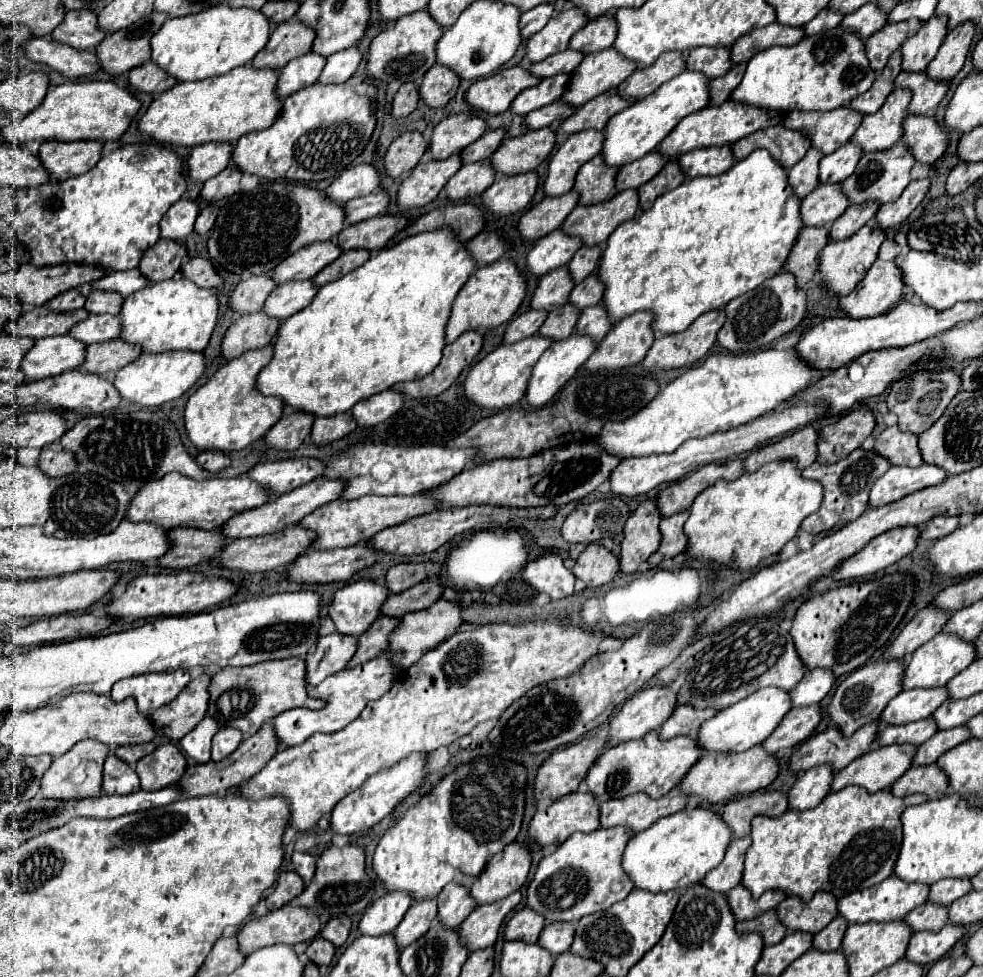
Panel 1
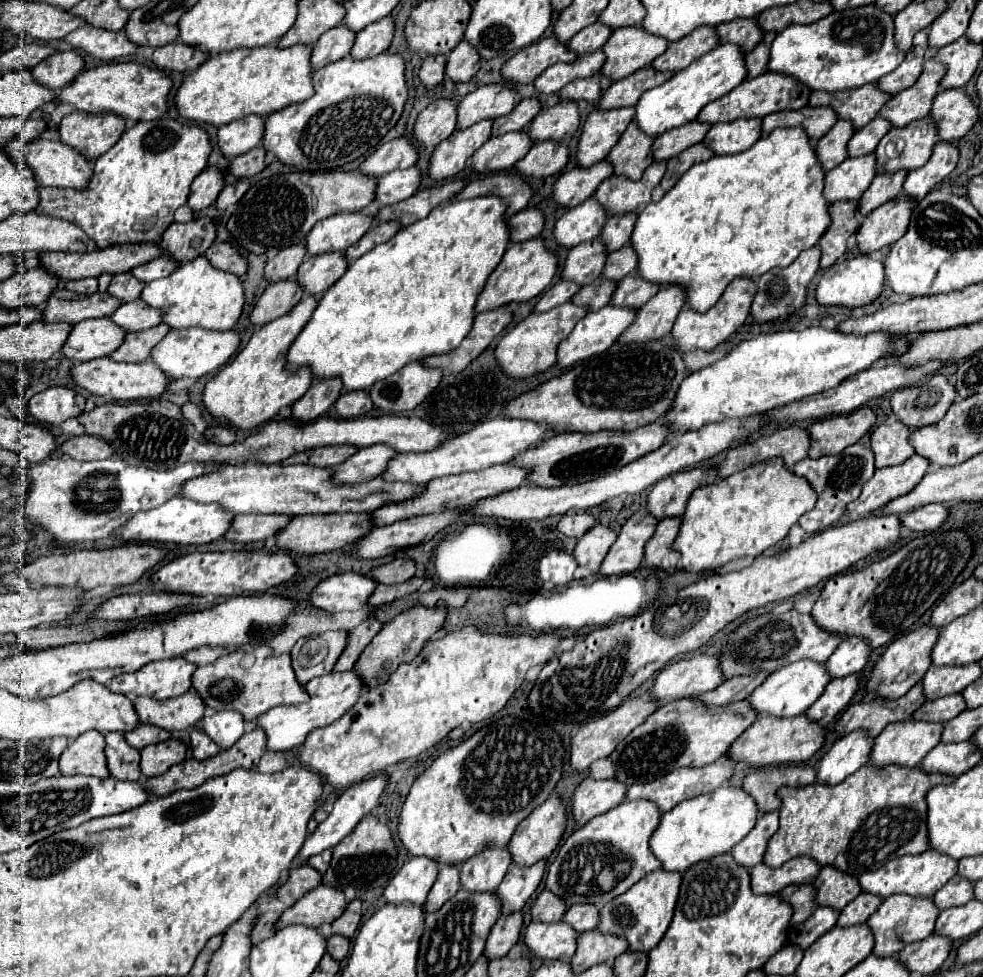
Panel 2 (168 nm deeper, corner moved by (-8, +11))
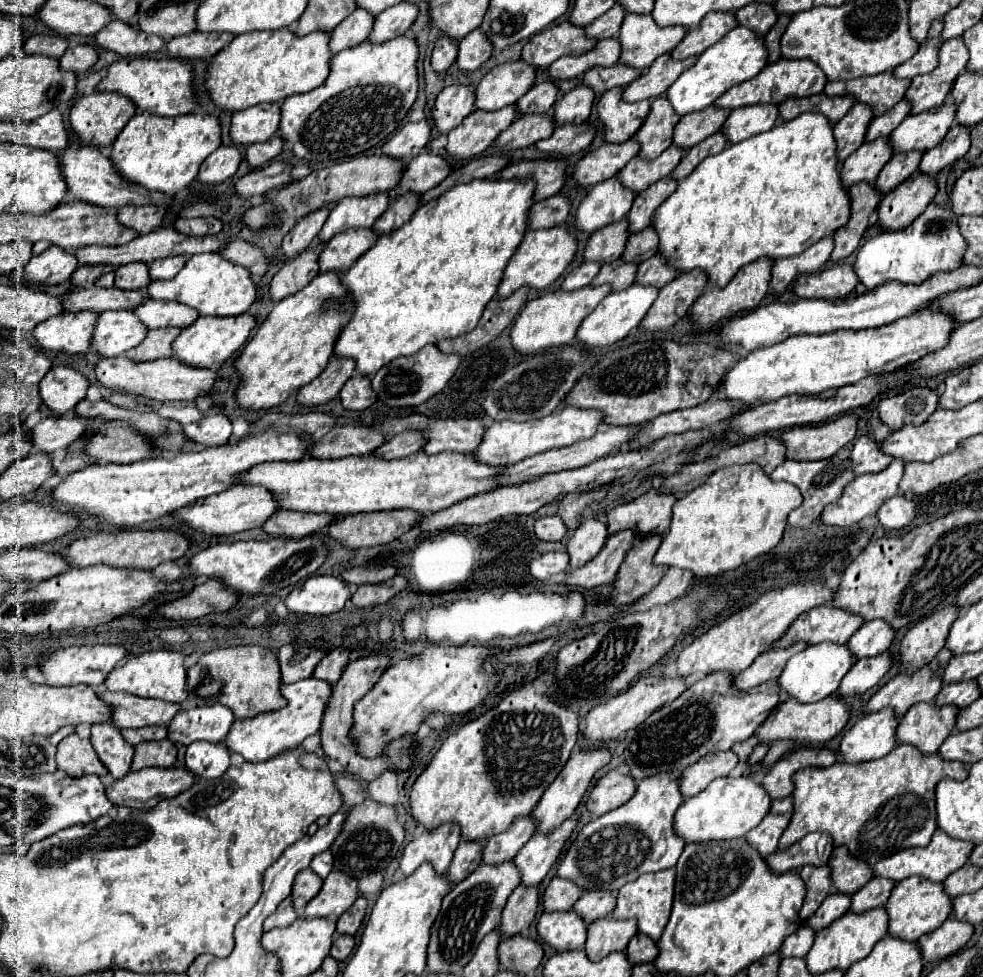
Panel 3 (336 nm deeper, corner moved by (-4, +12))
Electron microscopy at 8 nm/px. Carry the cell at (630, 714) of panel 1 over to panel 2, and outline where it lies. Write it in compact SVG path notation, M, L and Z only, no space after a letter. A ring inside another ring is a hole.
M721 650L715 654L695 654L689 660L679 660L665 666L651 688L651 696L659 702L671 702L713 690L725 680L719 670L719 658Z

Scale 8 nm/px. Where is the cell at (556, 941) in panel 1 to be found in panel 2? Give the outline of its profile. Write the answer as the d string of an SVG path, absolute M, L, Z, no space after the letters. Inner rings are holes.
M575 904L567 910L567 914L563 916L563 922L571 924L579 934L593 930L599 924L599 908L591 904Z

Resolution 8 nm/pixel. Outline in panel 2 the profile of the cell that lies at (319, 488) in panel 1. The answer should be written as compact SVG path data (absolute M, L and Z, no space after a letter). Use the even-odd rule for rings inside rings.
M381 444L361 448L359 454L351 456L347 462L335 468L335 480L343 484L367 482L369 478L383 474L383 470L387 470L387 464L391 458L395 458L395 454L397 454L395 448Z

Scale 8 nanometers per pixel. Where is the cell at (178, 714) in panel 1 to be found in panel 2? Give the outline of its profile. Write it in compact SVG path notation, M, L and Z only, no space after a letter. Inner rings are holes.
M195 690L181 694L179 698L167 698L163 702L155 698L133 698L133 706L143 724L153 724L163 730L189 730L195 726L205 712L205 704Z

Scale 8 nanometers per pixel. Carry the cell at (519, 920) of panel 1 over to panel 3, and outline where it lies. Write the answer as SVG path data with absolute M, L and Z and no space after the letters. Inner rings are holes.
M553 877L543 893L543 899L541 899L543 911L547 911L547 913L569 911L573 907L573 903L581 897L581 893L583 891L579 891L575 883L563 881L561 877Z

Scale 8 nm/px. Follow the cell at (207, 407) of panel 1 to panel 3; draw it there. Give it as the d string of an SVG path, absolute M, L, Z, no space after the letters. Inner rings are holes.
M337 273L317 275L307 287L279 301L267 319L261 323L255 337L243 347L235 359L235 371L239 373L239 385L235 389L237 403L247 411L271 409L281 405L291 393L311 383L327 365L335 339L341 327L347 323L343 313L321 313L323 301L329 297L341 297L345 289L339 283Z

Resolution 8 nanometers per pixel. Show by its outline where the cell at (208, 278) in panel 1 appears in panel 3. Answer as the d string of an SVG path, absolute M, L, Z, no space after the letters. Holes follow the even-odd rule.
M241 239L227 241L227 245L219 251L219 255L235 265L249 269L255 281L259 281L263 273L267 271L267 257L263 255L263 251L257 245L251 245L247 241L241 241Z

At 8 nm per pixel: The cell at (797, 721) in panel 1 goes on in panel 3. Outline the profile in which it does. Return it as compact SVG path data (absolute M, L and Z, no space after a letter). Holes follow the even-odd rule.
M889 653L871 657L871 659L859 659L847 671L847 675L841 679L837 695L843 697L843 699L863 695L869 687L873 687L889 671L889 665L891 665Z

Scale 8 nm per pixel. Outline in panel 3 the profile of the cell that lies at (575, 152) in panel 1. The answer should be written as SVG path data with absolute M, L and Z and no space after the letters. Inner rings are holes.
M623 87L611 89L601 95L597 103L597 115L603 123L603 141L605 143L625 143L633 137L635 129L643 123L643 117L649 113L649 101L625 103L621 99Z

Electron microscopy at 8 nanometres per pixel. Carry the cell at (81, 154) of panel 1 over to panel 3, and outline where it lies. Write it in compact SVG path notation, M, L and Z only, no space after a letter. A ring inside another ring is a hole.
M93 93L79 97L73 103L69 123L81 143L107 147L133 115L135 105L131 105L125 97L115 97L113 93Z

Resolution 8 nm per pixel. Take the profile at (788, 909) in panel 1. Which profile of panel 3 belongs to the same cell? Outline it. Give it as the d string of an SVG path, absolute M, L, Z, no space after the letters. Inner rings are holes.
M843 847L833 849L827 865L831 869L833 889L837 893L843 893L843 895L853 895L867 881L873 879L871 869L867 865L863 865L861 861L847 857L847 849L843 849Z

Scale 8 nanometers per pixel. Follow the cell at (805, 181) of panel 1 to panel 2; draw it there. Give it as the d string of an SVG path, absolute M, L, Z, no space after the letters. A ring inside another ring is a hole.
M839 120L819 142L817 142L817 158L823 164L823 170L829 172L831 168L839 166L847 160L847 142L855 134L855 128L847 120Z

